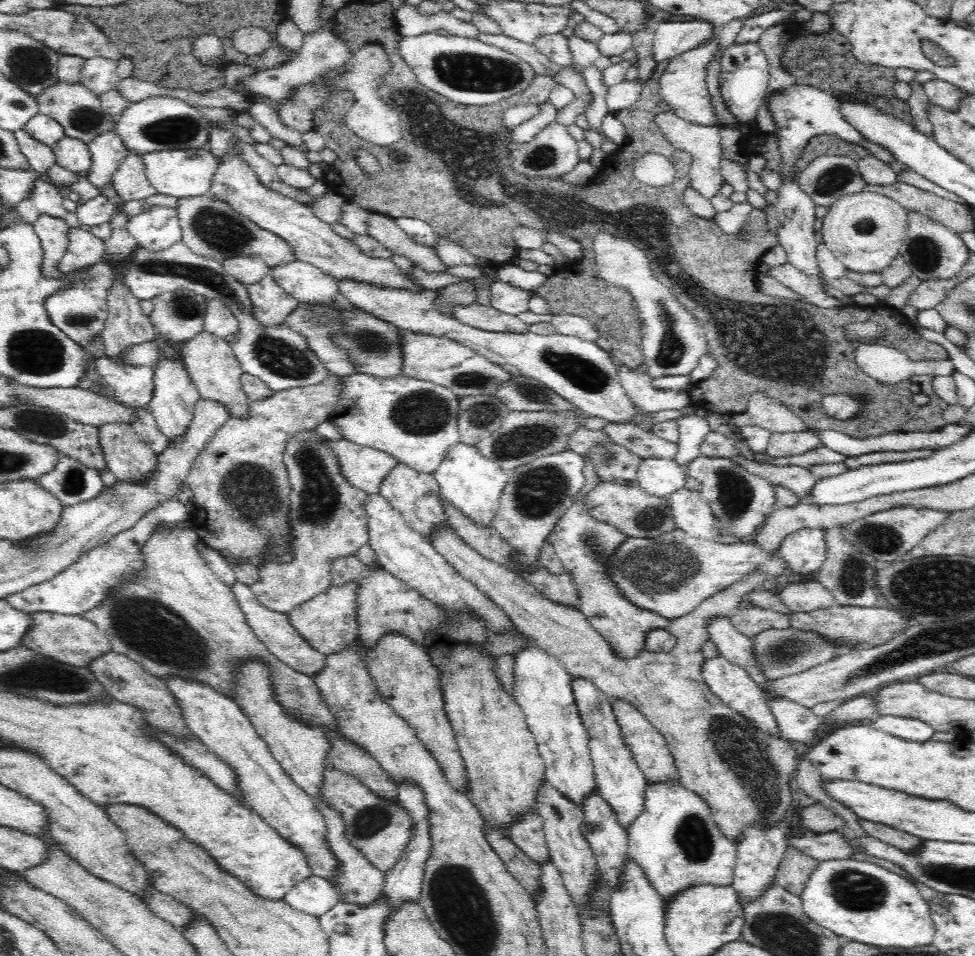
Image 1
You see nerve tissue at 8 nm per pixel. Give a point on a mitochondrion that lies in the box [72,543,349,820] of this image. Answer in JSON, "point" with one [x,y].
{"point":[145,625]}

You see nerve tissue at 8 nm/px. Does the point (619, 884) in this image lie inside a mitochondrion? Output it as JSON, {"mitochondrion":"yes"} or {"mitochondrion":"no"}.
{"mitochondrion":"no"}

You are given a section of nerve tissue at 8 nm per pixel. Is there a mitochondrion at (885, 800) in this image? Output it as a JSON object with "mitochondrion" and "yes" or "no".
{"mitochondrion":"no"}

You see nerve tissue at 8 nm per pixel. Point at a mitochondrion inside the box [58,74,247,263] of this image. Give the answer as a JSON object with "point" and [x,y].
{"point":[183,129]}

